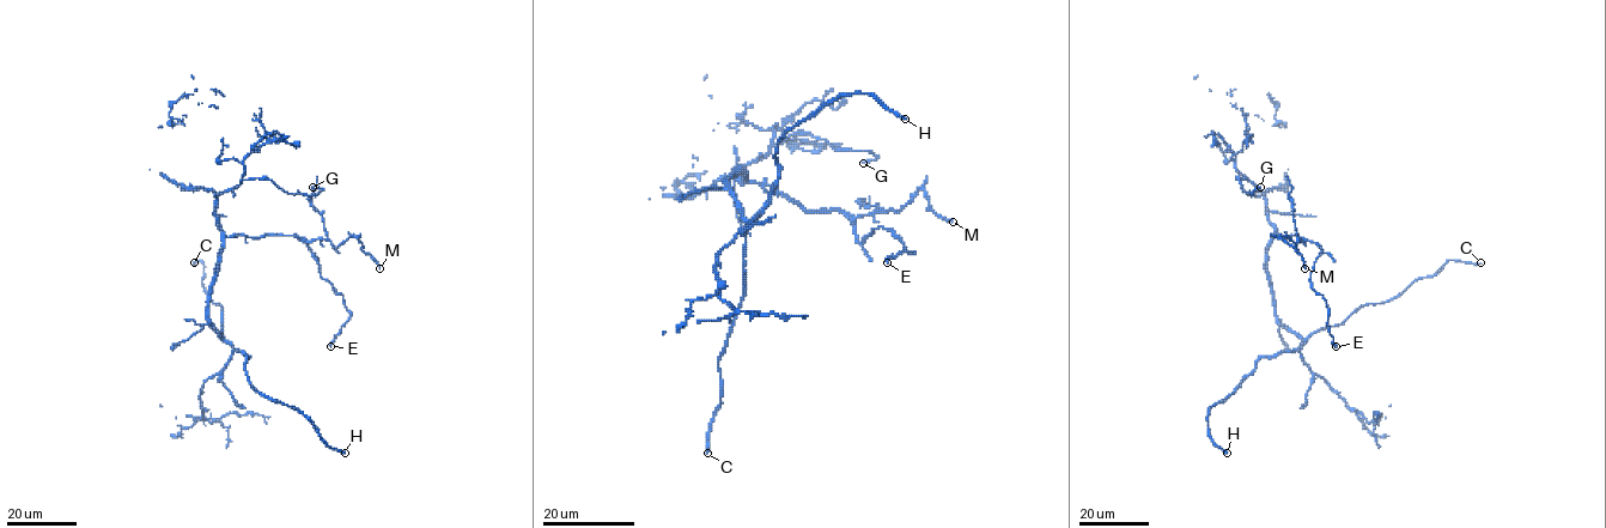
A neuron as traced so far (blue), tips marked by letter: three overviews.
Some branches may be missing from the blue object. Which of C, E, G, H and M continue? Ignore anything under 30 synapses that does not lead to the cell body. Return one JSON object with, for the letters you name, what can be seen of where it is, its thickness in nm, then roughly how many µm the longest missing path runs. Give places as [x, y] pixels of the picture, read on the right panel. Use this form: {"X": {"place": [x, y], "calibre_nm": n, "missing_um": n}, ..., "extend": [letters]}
{"C": {"place": [1480, 262], "calibre_nm": 240, "missing_um": 20}, "H": {"place": [1227, 453], "calibre_nm": 240, "missing_um": 300}, "extend": ["C", "H"]}

